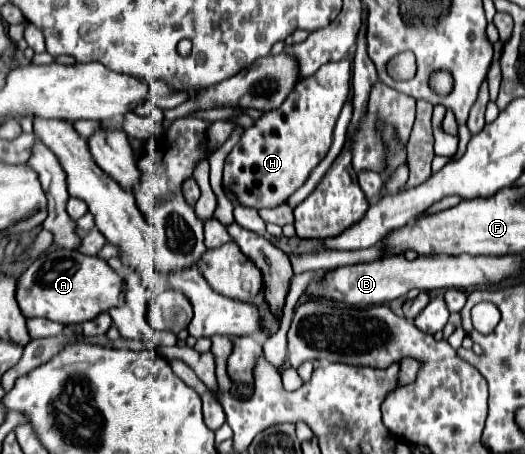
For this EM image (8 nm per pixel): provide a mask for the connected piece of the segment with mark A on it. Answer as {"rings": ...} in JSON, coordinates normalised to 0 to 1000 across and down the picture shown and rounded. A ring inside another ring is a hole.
{"rings":[[[137,548],[80,557],[34,615],[30,659],[50,703],[88,698],[122,716],[160,711],[210,676],[229,672],[232,610],[190,566],[168,566]]]}

